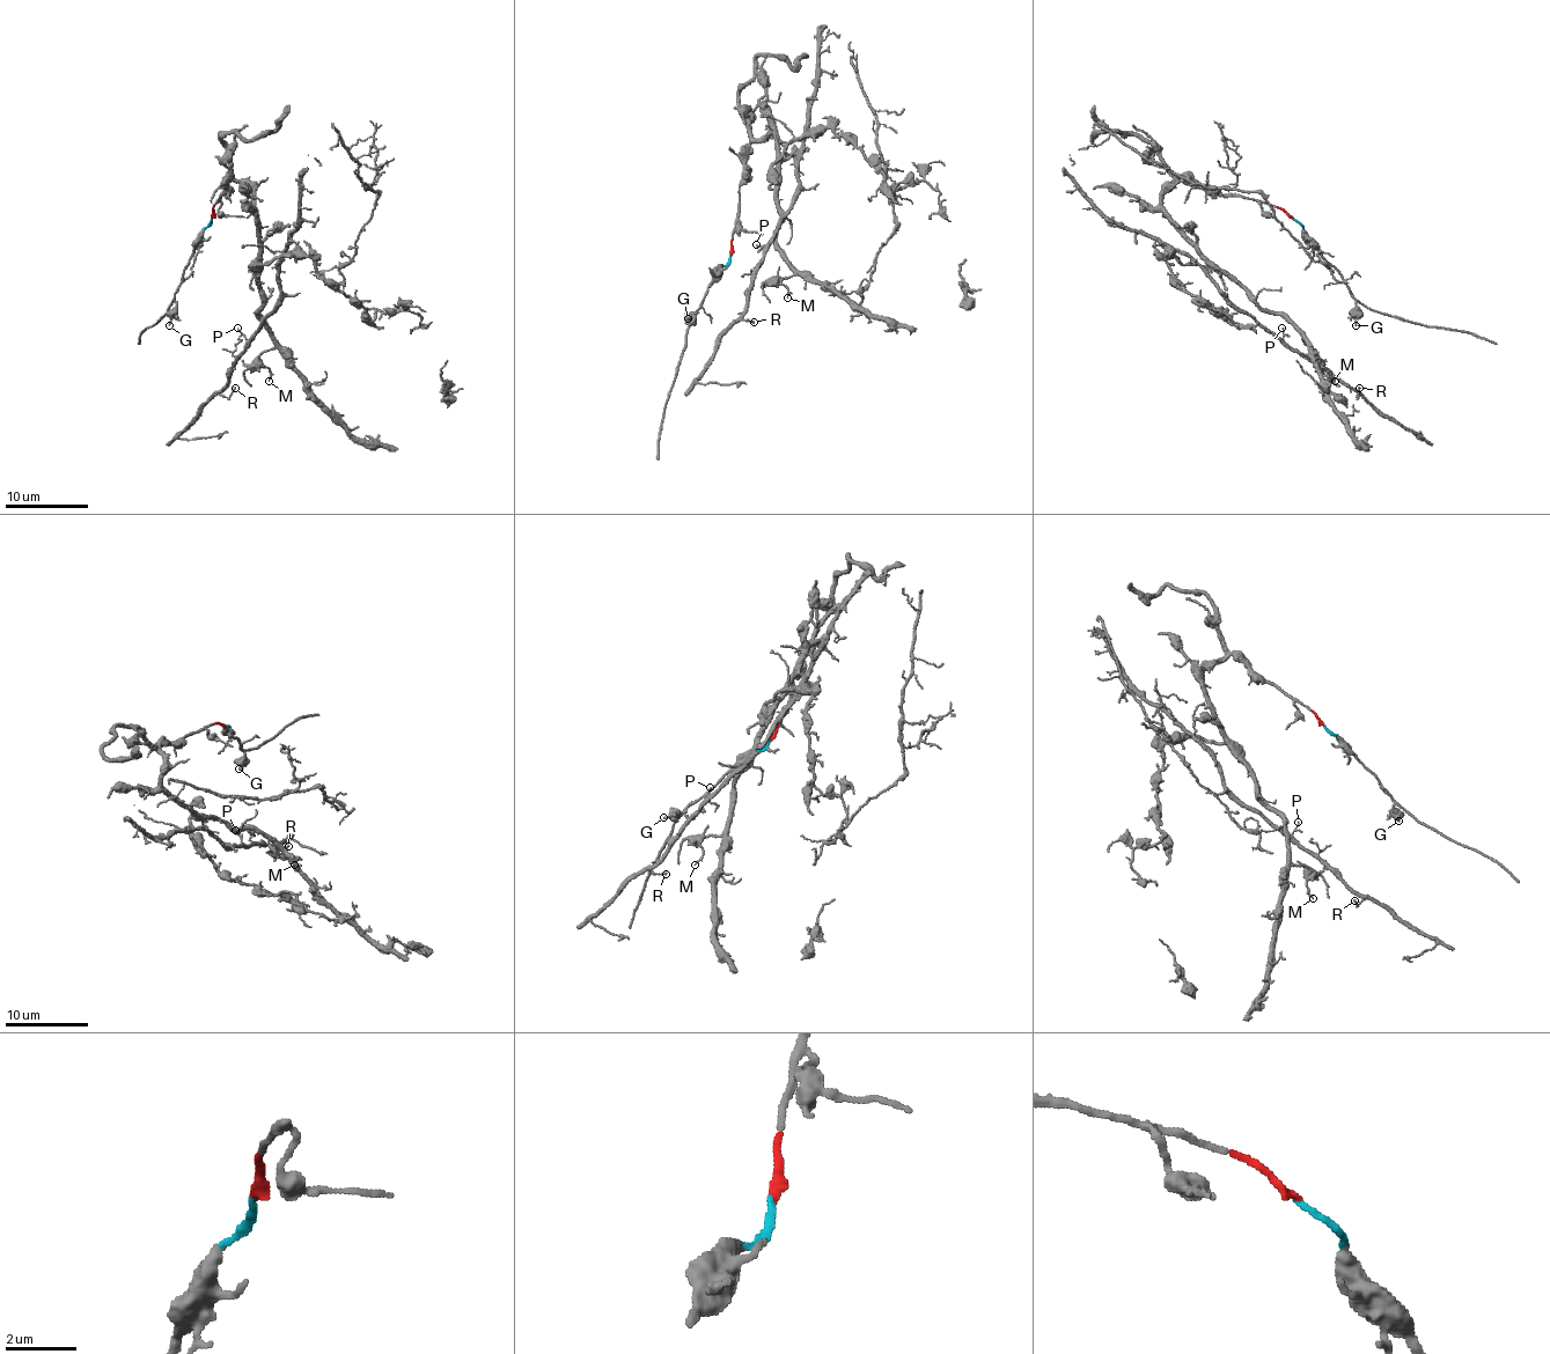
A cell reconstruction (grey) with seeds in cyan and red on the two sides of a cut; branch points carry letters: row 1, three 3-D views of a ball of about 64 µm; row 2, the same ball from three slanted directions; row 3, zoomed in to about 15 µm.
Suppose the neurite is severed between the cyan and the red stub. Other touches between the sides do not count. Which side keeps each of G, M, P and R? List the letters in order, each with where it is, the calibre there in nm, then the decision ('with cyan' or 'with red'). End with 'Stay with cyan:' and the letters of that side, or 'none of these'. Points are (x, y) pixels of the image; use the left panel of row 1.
G: at (169, 325); 140 nm thick; with cyan
M: at (269, 381); 110 nm thick; with red
P: at (237, 328); 70 nm thick; with red
R: at (235, 388); 110 nm thick; with red
Stay with cyan: G

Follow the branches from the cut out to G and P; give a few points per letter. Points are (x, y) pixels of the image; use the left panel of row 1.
G: (211, 216), (203, 243), (177, 286), (175, 315), (169, 325)
P: (212, 216), (225, 183), (240, 179), (251, 191), (254, 265), (283, 254), (280, 301), (248, 340), (237, 328)

